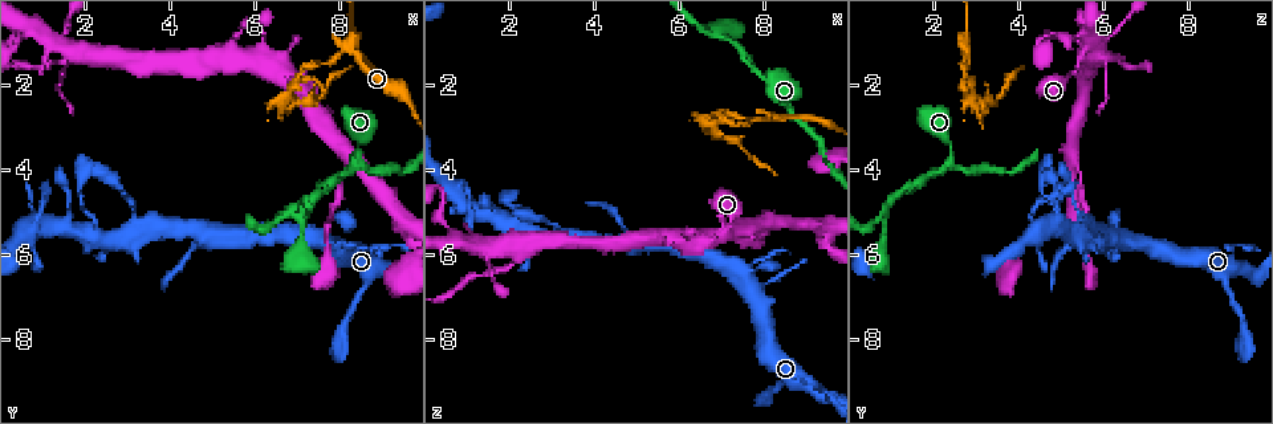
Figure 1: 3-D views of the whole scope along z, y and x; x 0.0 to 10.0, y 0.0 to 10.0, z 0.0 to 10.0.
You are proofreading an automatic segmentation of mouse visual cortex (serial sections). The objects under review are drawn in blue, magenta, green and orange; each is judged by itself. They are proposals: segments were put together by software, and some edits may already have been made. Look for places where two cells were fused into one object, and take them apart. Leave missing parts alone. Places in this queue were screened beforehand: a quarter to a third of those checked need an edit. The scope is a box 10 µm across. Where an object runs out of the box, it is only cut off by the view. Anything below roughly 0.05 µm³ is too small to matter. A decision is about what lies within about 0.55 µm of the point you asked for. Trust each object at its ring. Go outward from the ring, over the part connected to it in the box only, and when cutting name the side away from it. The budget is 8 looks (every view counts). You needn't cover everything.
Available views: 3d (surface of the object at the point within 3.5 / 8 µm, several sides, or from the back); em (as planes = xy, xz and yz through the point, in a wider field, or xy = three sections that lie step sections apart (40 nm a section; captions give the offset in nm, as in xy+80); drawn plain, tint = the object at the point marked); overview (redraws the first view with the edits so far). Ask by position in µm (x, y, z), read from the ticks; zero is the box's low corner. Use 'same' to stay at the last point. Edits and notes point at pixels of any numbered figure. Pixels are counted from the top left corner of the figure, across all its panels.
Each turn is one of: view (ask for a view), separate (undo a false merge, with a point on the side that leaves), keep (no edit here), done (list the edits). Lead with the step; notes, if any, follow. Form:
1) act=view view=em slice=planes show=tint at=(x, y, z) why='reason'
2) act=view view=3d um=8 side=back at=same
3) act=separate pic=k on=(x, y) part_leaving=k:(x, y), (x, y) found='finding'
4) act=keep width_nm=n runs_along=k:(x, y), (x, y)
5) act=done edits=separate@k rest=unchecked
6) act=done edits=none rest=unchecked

act=view view=3d um=8 at=(8.55, 3.90, 2.55) why='abrupt turn'

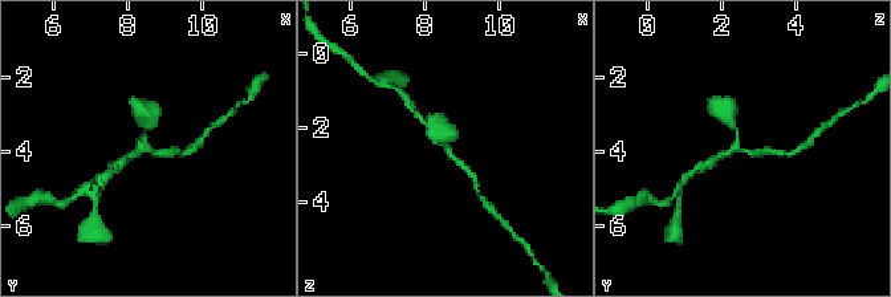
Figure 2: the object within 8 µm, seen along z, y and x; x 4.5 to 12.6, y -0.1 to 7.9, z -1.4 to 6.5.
act=view view=3d um=3.5 at=same why='zoom in'

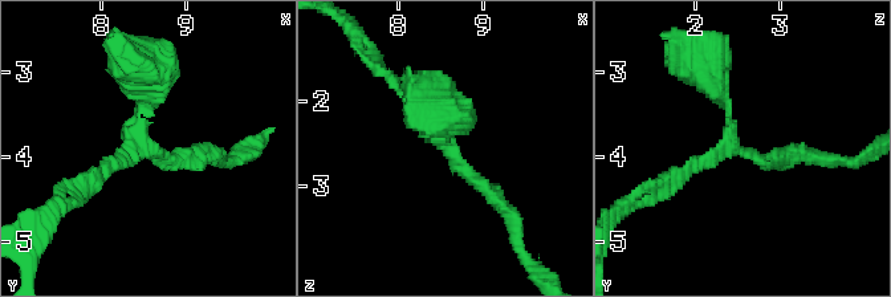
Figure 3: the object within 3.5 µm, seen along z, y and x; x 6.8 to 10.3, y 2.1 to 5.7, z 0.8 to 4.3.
act=view view=em slice=xy step=5 show=tint at=(8.60, 3.90, 2.50) arms=3 arm_widths_nm=100,200,350 why='now the EM'

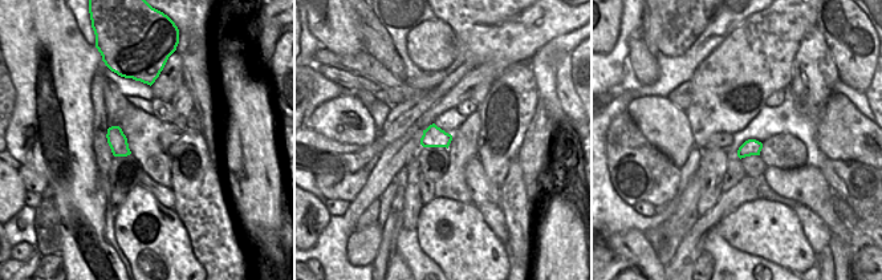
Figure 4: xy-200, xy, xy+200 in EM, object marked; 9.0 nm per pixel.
act=keep runs_along=3:(443, 113), (439, 137), (504, 208) found='continuous, no second cell'

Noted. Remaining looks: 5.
act=view view=3d um=3.5 at=(8.25, 3.70, 5.25) why='thin neck'

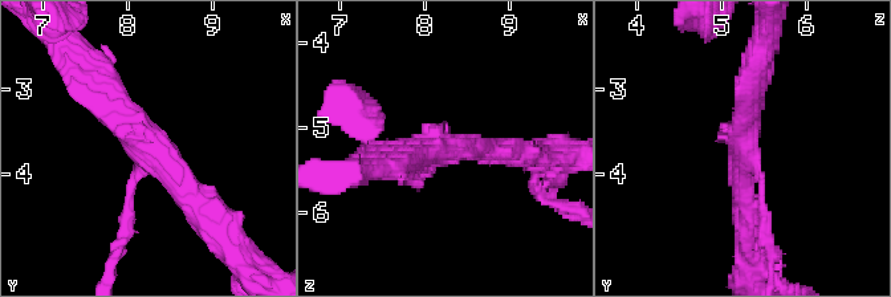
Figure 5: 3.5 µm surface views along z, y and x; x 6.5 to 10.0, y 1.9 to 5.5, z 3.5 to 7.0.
act=view view=em slice=xy step=5 show=tint at=(8.25, 3.75, 5.30) arms=3 arm_widths_nm=150,300,350 why='shape alone is not enough'

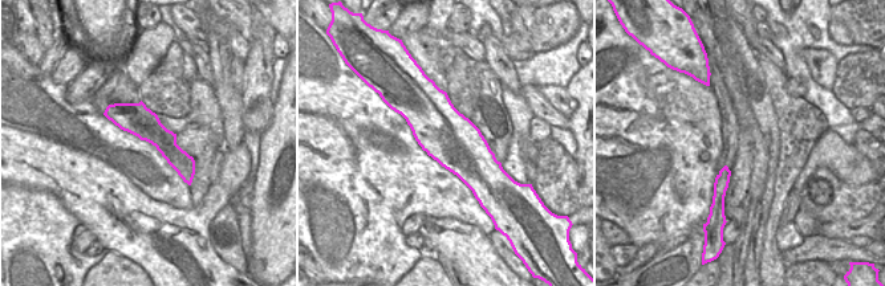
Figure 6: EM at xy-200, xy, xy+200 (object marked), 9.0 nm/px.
act=view view=em slice=xy step=1 show=tint at=same why='another direction'

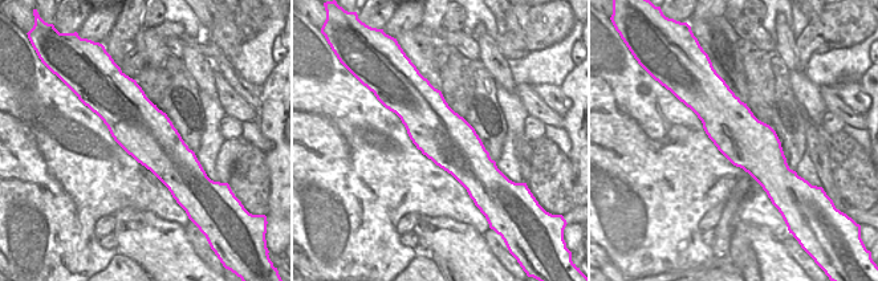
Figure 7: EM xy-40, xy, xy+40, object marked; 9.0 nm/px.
act=keep width_nm=480 runs_along=5:(97, 81), (138, 146), (212, 219) found='all the same cell'

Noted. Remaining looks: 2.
act=view view=em slice=xy step=2 show=tint at=(8.20, 1.10, 2.85) why='three arms meet'

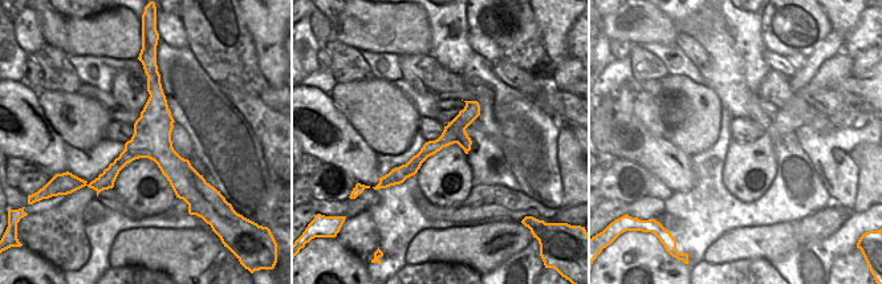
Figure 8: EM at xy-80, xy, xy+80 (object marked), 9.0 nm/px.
act=view view=3d um=3.5 at=same why='see where the arms go'

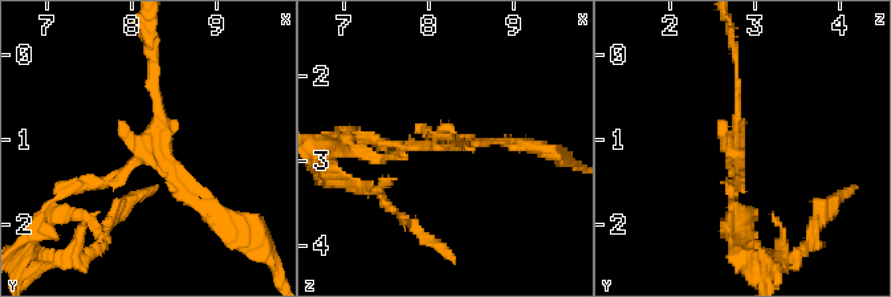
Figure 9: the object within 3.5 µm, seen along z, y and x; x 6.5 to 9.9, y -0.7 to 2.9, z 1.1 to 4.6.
act=separate pic=9 on=(397, 145) arms=3 border=8:(131, 137), (142, 157) found='a second cell is stuck on'

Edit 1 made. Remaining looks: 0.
act=done edits=separate@9 rest=unchecked

